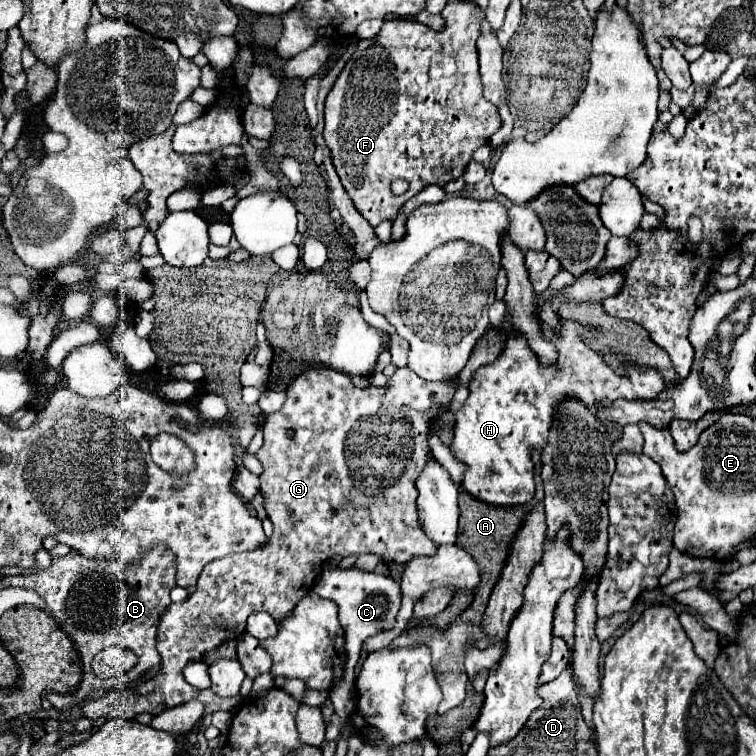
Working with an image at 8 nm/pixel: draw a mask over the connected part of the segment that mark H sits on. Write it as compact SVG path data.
M558 318L558 334L556 330L542 322L546 326L546 338L558 346L558 360L556 364L542 364L538 362L538 356L522 342L522 338L508 336L504 342L502 352L498 358L486 366L482 366L472 382L470 382L470 396L464 402L464 406L456 414L456 426L454 426L454 440L452 440L452 452L460 462L468 464L468 472L462 480L462 488L470 492L474 498L488 502L492 506L518 506L526 504L534 496L534 464L532 464L532 452L544 450L554 416L562 402L566 400L578 400L584 404L590 414L598 414L598 410L604 404L616 402L616 400L634 400L634 398L656 398L664 390L664 378L660 370L656 368L640 368L634 362L620 362L620 368L626 372L624 376L616 374L604 360L604 354L598 354L592 350L592 346L586 342L586 338L594 338L598 330L594 326L582 326L580 322L562 322Z

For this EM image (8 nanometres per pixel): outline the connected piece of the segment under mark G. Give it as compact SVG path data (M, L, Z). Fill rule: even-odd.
M310 368L302 372L288 388L284 406L268 414L262 432L264 446L258 450L258 460L264 470L260 474L260 492L264 496L264 510L274 522L274 534L268 538L260 550L240 556L226 556L216 564L208 564L204 574L200 574L196 590L188 600L180 604L170 604L160 616L156 650L162 658L158 674L146 680L140 688L110 690L104 698L84 700L82 716L90 720L112 720L120 716L138 716L142 712L162 714L174 706L180 706L198 696L198 688L190 686L182 674L188 662L202 662L206 654L216 650L222 642L234 640L244 634L246 618L252 612L264 610L276 622L286 618L290 610L312 590L314 578L322 564L334 556L348 554L380 554L388 562L406 564L416 554L432 556L436 552L434 542L430 542L418 526L416 480L422 472L424 462L432 458L428 444L428 434L434 420L446 412L446 402L458 390L458 380L450 382L426 382L418 378L410 368L400 368L388 380L384 388L376 386L356 386L352 376L332 370L332 368Z

